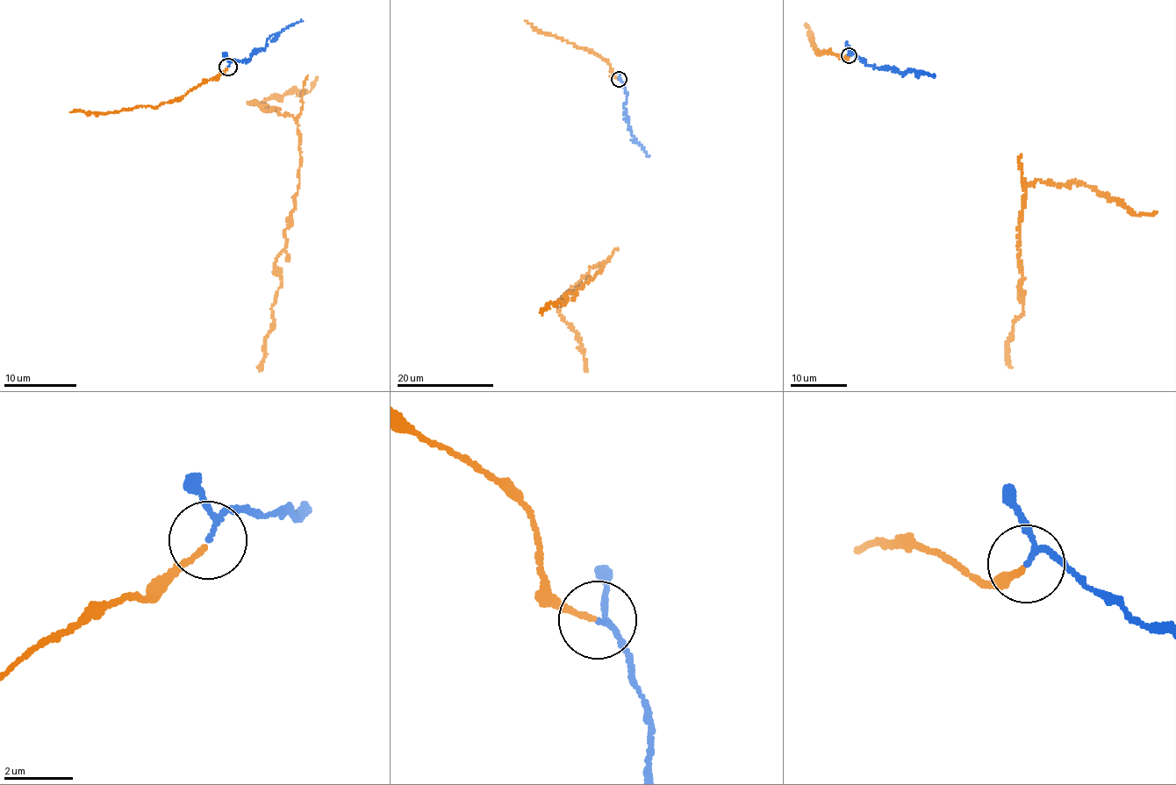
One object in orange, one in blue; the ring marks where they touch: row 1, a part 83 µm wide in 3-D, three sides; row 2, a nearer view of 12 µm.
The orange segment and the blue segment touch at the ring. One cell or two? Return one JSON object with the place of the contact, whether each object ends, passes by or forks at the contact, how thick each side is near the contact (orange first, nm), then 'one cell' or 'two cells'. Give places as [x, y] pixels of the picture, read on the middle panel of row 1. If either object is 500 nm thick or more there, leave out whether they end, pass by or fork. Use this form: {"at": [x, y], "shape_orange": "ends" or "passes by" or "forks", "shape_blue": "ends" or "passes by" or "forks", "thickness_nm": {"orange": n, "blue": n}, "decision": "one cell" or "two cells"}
{"at": [619, 79], "shape_orange": "ends", "shape_blue": "passes by", "thickness_nm": {"orange": 130, "blue": 110}, "decision": "one cell"}

